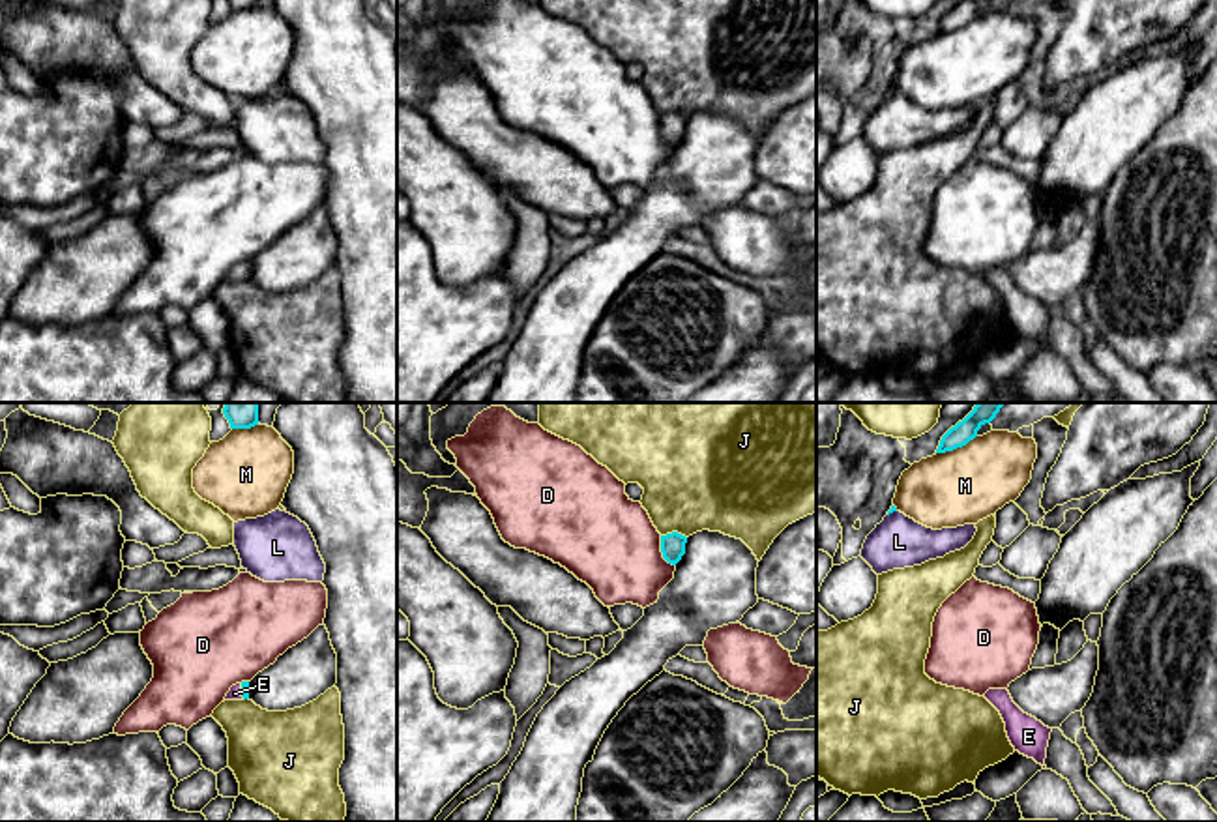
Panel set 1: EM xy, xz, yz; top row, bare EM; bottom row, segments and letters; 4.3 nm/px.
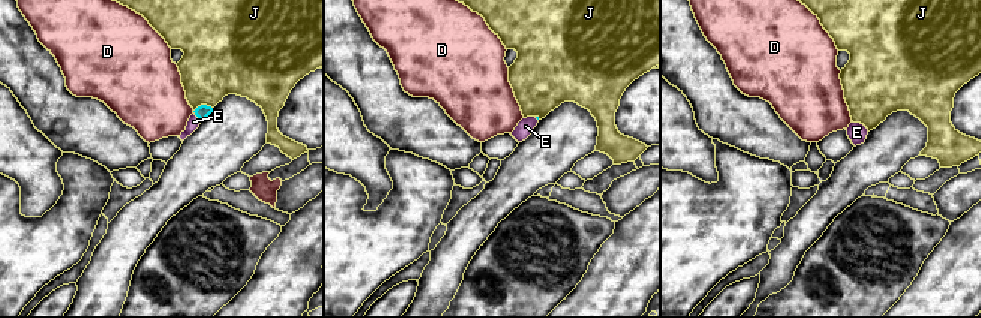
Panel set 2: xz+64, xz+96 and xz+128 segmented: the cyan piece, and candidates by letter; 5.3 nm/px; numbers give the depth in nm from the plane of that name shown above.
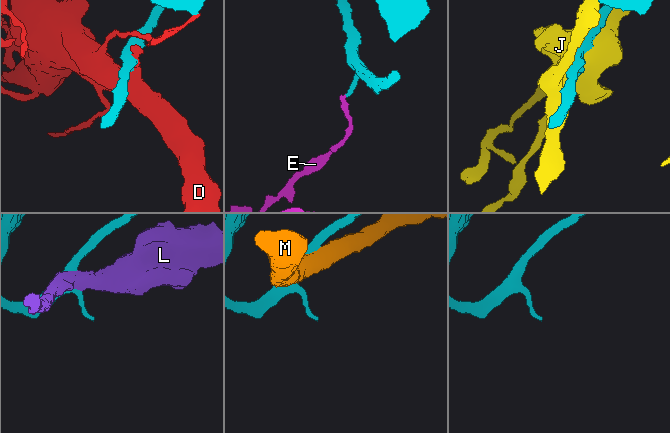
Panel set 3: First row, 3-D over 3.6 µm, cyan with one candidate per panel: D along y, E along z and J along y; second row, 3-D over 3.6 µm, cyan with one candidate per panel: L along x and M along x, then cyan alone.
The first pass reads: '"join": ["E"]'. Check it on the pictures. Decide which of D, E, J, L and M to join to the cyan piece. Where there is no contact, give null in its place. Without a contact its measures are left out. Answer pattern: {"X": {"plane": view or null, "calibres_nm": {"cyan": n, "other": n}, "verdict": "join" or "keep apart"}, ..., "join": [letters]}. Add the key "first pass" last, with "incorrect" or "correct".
{"D": {"plane": "xz", "calibres_nm": {"cyan": 110, "other": 400}, "verdict": "keep apart"}, "E": {"plane": "xy", "calibres_nm": {"cyan": 30, "other": 60}, "verdict": "join"}, "J": {"plane": "xz", "calibres_nm": {"cyan": 110, "other": 460}, "verdict": "keep apart"}, "L": {"plane": "yz", "calibres_nm": {"cyan": 20, "other": 220}, "verdict": "keep apart"}, "M": {"plane": "yz", "calibres_nm": {"cyan": 110, "other": 320}, "verdict": "keep apart"}, "join": ["E"], "first pass": "correct"}

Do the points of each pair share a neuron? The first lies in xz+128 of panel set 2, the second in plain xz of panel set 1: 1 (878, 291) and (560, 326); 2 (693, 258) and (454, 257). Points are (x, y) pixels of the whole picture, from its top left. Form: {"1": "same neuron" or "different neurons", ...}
{"1": "different neurons", "2": "different neurons"}

